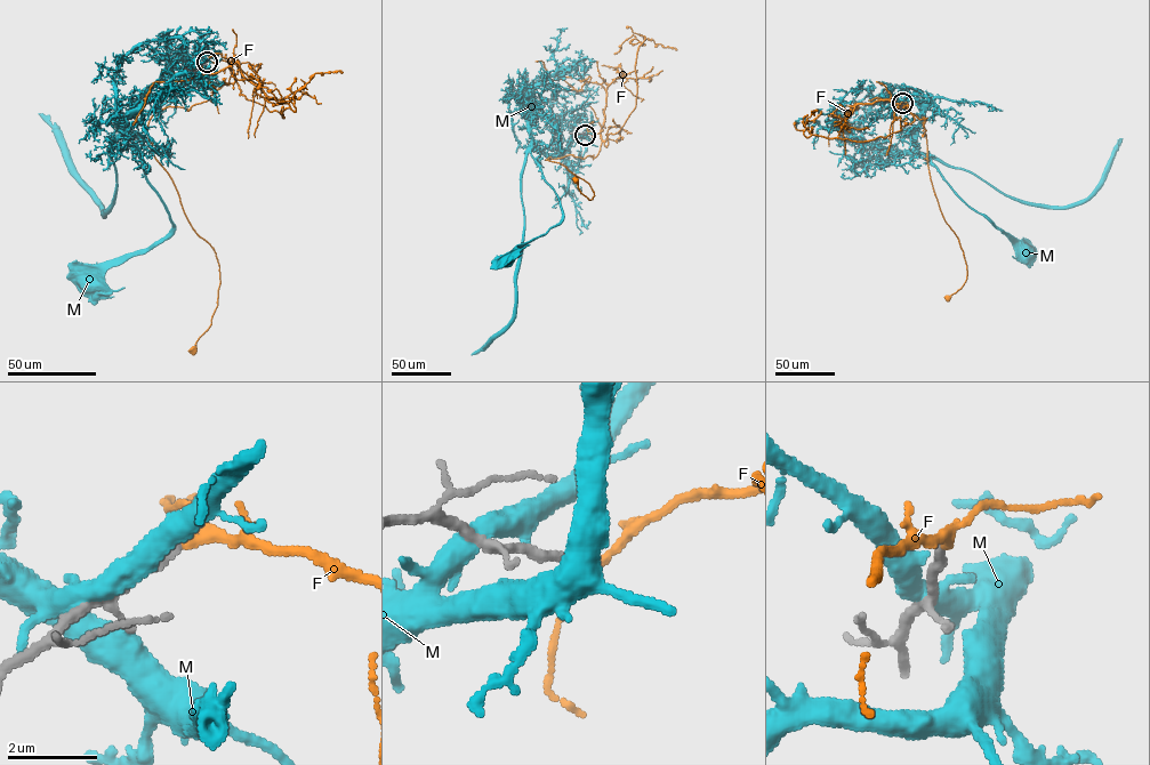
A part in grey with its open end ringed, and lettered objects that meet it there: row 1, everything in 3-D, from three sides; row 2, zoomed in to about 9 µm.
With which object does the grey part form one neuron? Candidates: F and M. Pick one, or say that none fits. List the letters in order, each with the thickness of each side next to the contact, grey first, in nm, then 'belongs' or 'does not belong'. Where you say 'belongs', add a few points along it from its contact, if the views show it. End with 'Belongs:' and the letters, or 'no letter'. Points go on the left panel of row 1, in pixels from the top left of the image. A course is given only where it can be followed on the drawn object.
F: calibres 240 and 170 nm; belongs; course (207, 62), (226, 61), (228, 82), (189, 109), (157, 111), (147, 129), (218, 264), (217, 307), (192, 349)
M: calibres 320 and 440 nm; does not belong
Belongs: F

